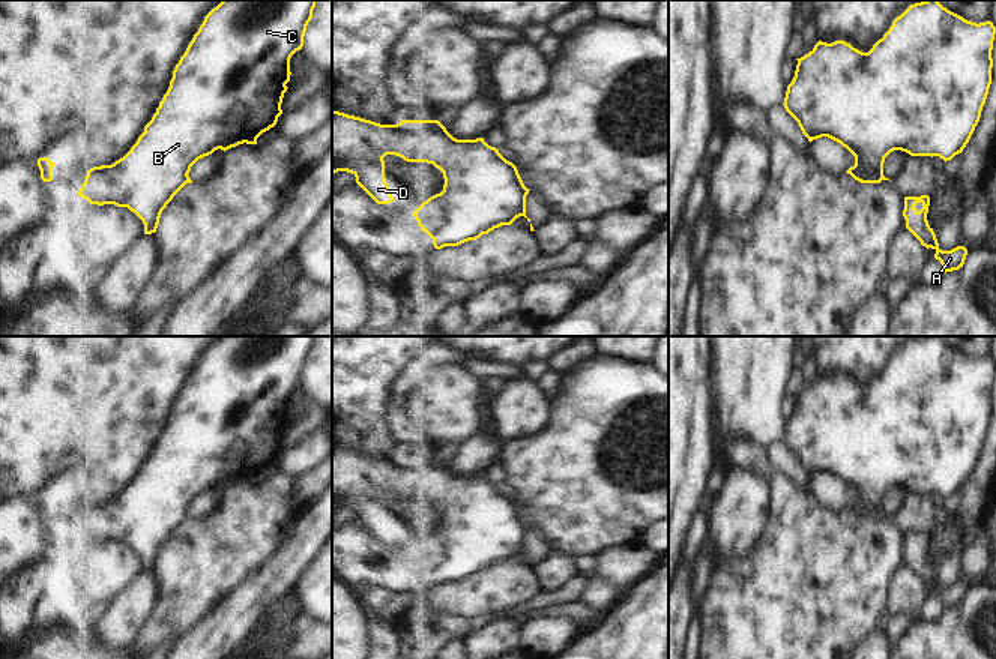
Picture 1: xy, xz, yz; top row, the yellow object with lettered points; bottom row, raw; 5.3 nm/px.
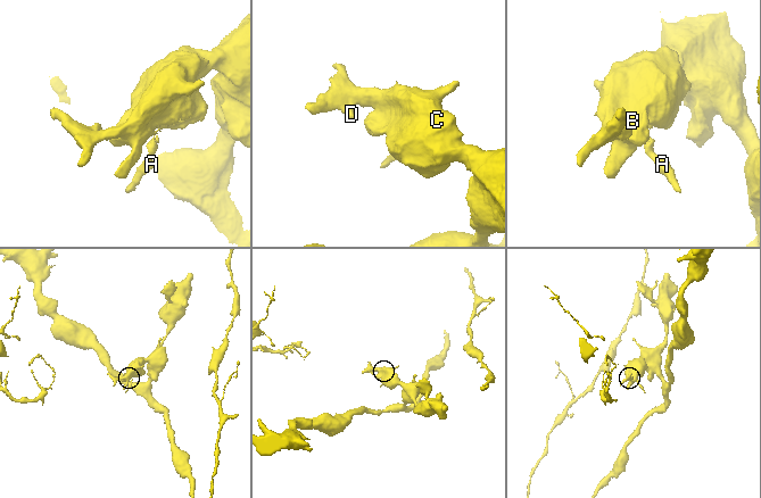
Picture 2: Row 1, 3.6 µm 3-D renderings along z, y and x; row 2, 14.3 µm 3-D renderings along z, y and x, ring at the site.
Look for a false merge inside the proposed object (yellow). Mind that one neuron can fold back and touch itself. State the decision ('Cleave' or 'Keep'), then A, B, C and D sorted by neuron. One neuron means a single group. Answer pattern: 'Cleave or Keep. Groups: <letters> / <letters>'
Cleave. Groups: A / B C D.

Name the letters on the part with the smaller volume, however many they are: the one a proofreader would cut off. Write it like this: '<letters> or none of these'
A

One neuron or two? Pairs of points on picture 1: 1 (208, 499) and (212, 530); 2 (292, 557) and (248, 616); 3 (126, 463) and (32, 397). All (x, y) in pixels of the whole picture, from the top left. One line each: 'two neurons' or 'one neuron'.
1: two neurons
2: one neuron
3: one neuron

